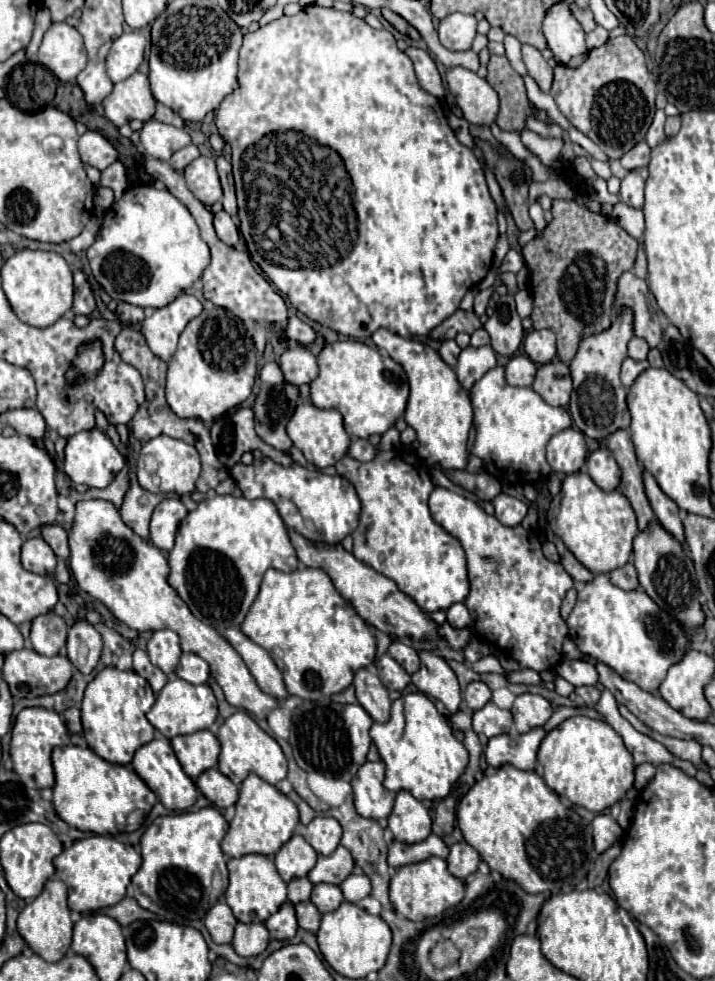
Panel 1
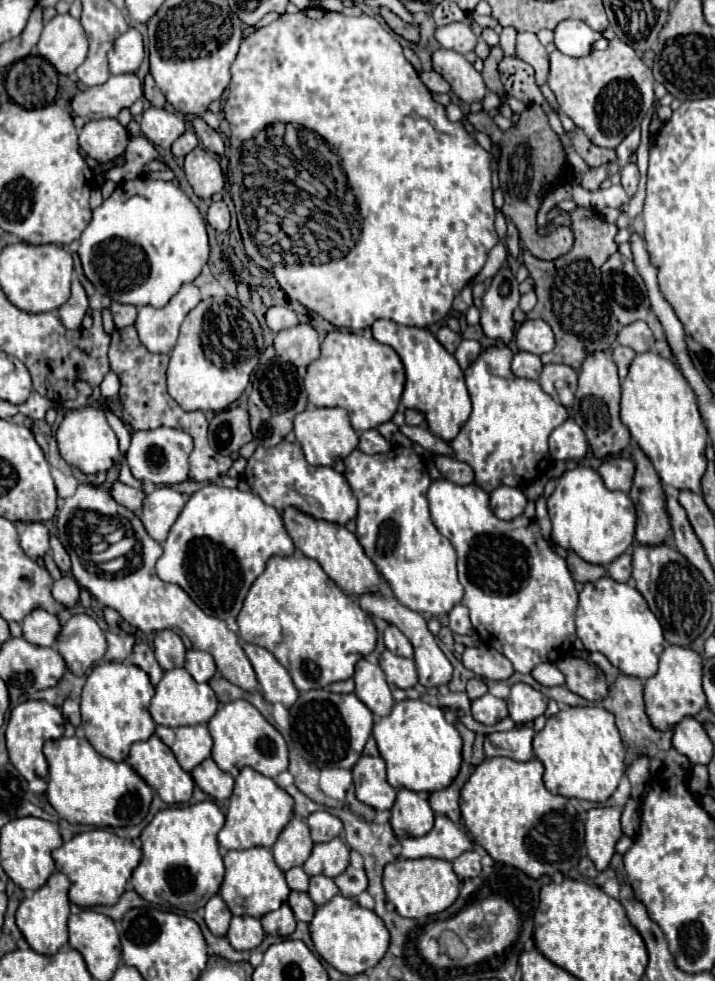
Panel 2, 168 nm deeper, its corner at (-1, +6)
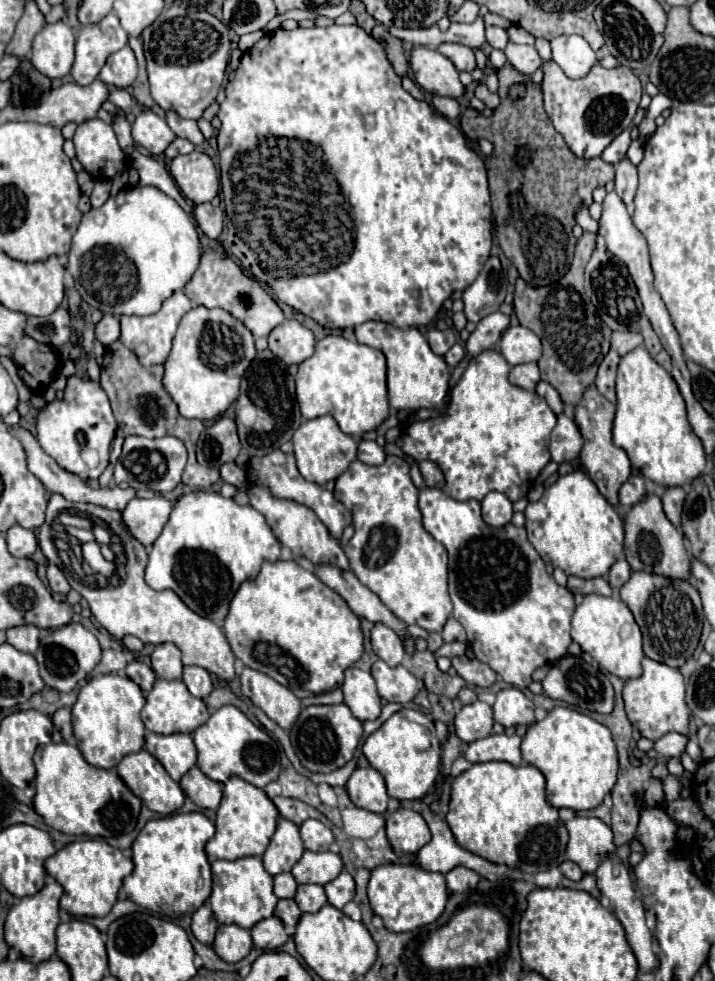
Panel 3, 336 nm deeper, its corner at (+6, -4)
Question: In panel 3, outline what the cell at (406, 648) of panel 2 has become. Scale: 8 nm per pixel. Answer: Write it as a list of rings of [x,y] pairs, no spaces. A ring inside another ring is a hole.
[[[375,624],[373,632],[371,632],[371,646],[373,646],[375,654],[391,666],[399,666],[405,660],[405,650],[403,650],[401,638],[383,624]]]

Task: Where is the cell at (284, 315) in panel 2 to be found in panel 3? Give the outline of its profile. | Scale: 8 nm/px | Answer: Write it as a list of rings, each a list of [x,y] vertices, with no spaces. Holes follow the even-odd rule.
[[[211,248],[203,250],[201,264],[199,264],[197,272],[193,274],[191,282],[185,286],[185,294],[189,296],[189,300],[195,306],[203,304],[207,308],[227,310],[237,320],[241,320],[253,332],[255,338],[269,336],[269,332],[285,320],[285,316],[283,316],[281,308],[275,304],[275,300],[253,278],[243,274],[243,270],[231,258],[223,258],[221,254],[213,252]]]

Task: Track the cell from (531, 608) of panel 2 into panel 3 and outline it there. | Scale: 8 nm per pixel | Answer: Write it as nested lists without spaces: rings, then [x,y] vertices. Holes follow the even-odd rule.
[[[429,486],[419,494],[419,510],[423,514],[425,530],[449,552],[449,596],[453,600],[453,618],[463,624],[477,660],[489,664],[507,684],[525,688],[531,684],[531,676],[537,668],[557,664],[567,656],[567,646],[571,644],[571,616],[575,612],[573,594],[565,586],[559,586],[545,570],[545,562],[529,542],[525,528],[513,524],[491,528],[483,522],[477,500],[459,502],[443,490]]]

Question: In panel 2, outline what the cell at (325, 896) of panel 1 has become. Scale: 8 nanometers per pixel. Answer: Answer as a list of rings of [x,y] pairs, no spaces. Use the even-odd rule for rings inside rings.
[[[312,876],[310,878],[310,890],[308,896],[312,898],[312,902],[316,906],[326,904],[330,898],[334,898],[338,894],[338,886],[334,884],[332,878],[328,876]]]

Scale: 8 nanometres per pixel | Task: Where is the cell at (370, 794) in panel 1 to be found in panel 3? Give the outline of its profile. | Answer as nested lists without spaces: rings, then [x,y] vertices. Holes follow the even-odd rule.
[[[355,768],[351,778],[345,784],[347,794],[351,802],[357,808],[375,812],[375,814],[385,814],[387,812],[387,790],[383,776],[375,768]]]

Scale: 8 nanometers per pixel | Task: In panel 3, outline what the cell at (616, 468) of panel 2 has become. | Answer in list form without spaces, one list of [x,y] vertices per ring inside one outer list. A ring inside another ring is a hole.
[[[629,476],[629,480],[619,488],[619,508],[627,510],[639,500],[643,500],[647,488],[641,476]]]

